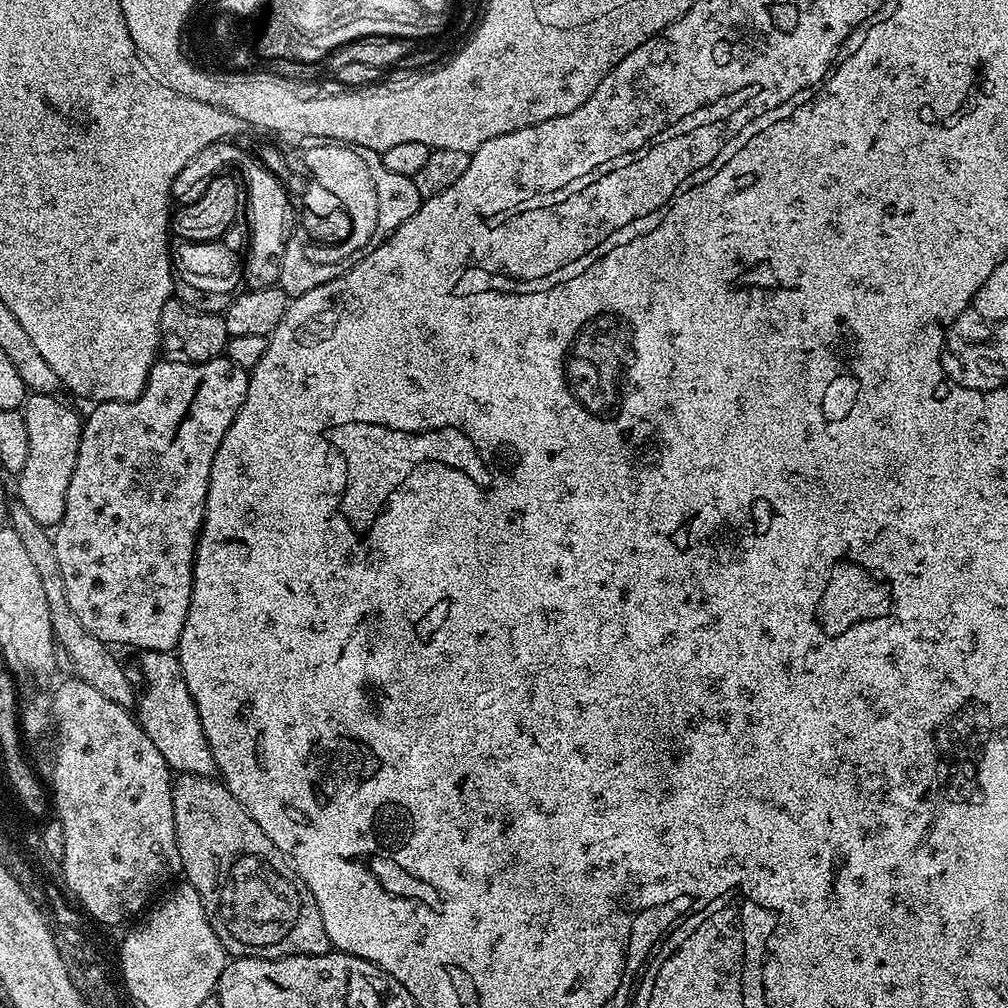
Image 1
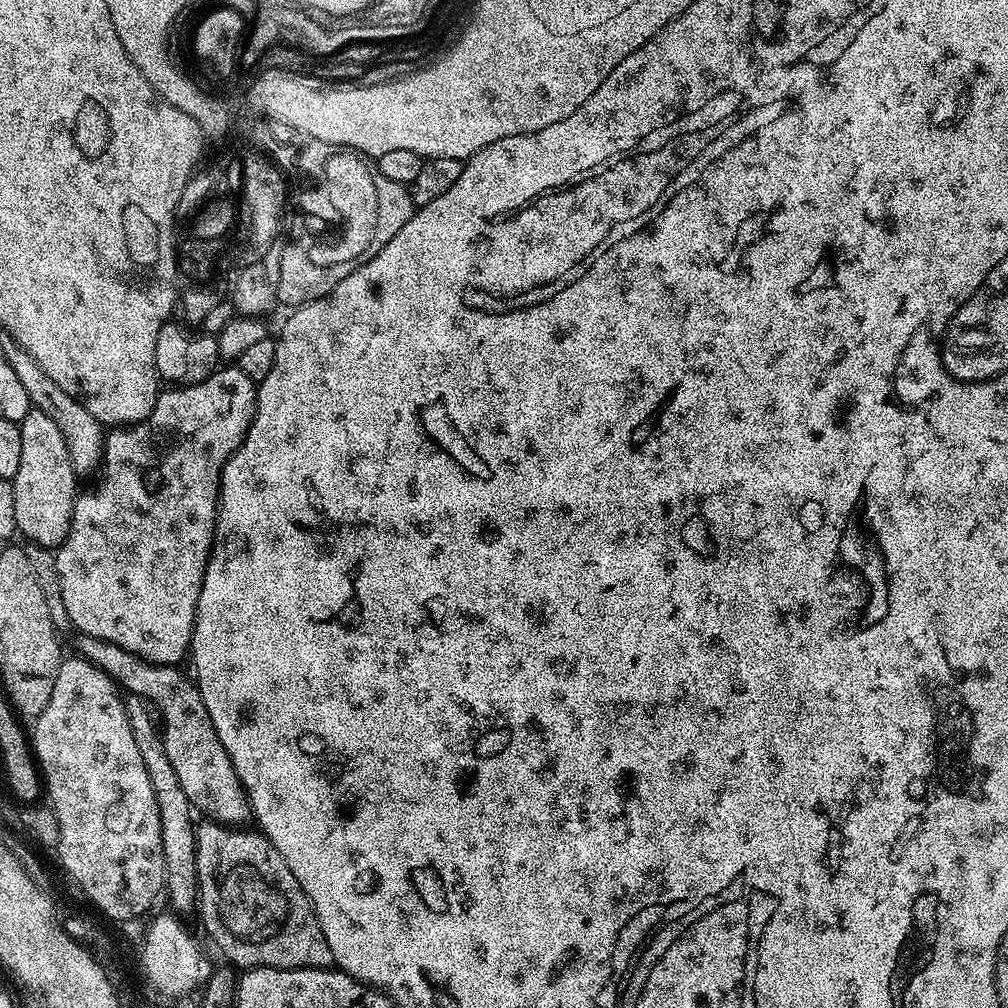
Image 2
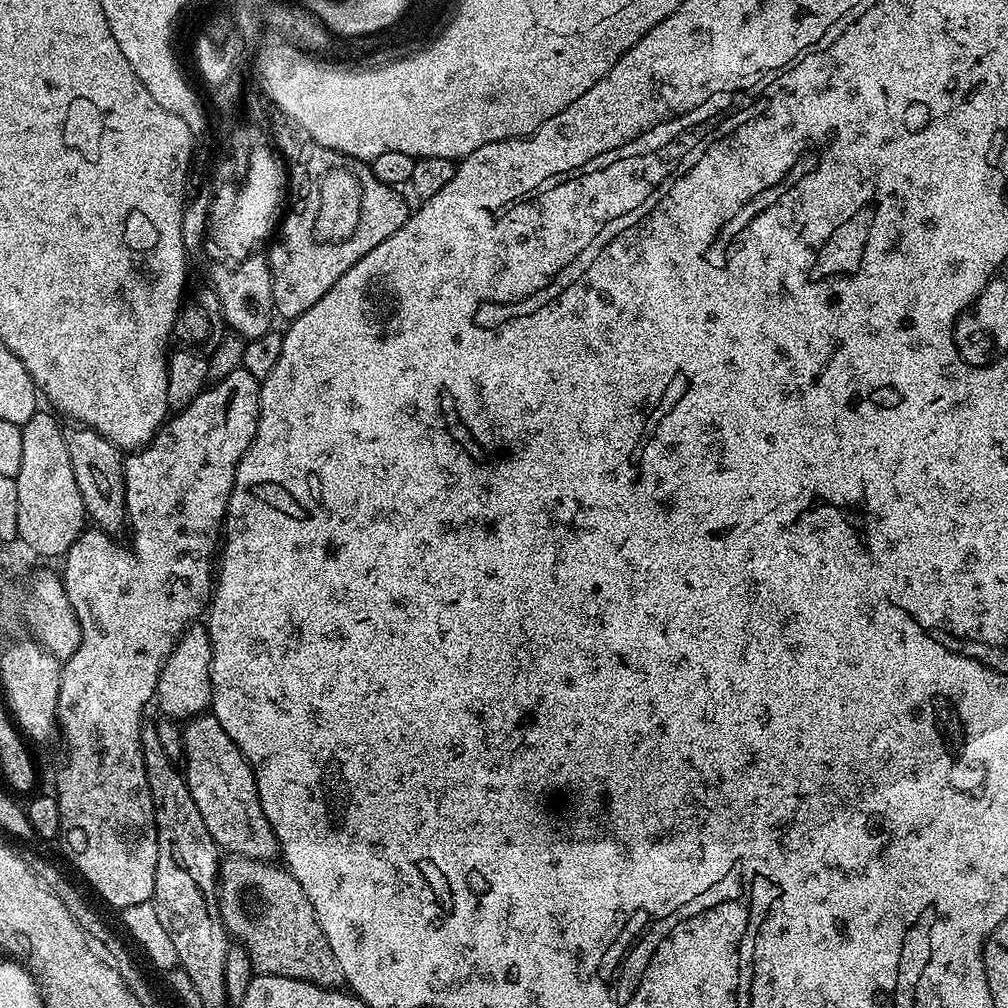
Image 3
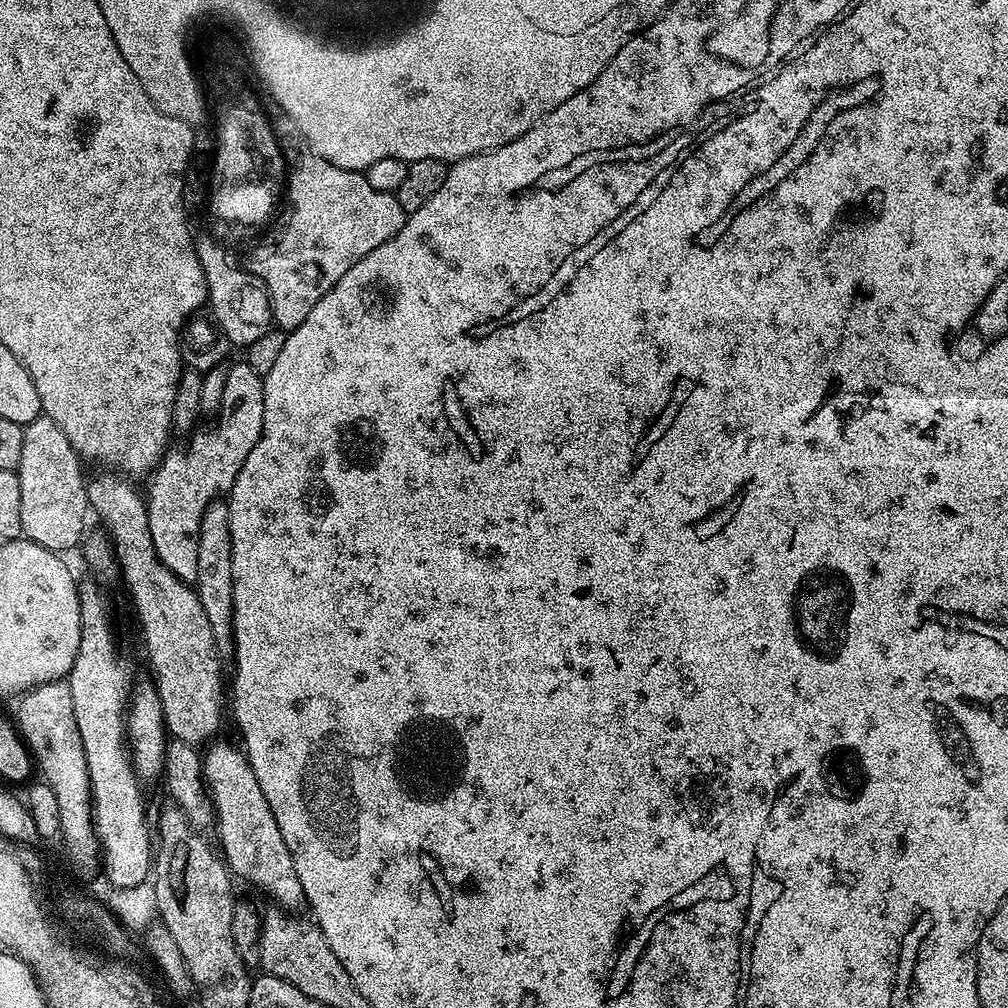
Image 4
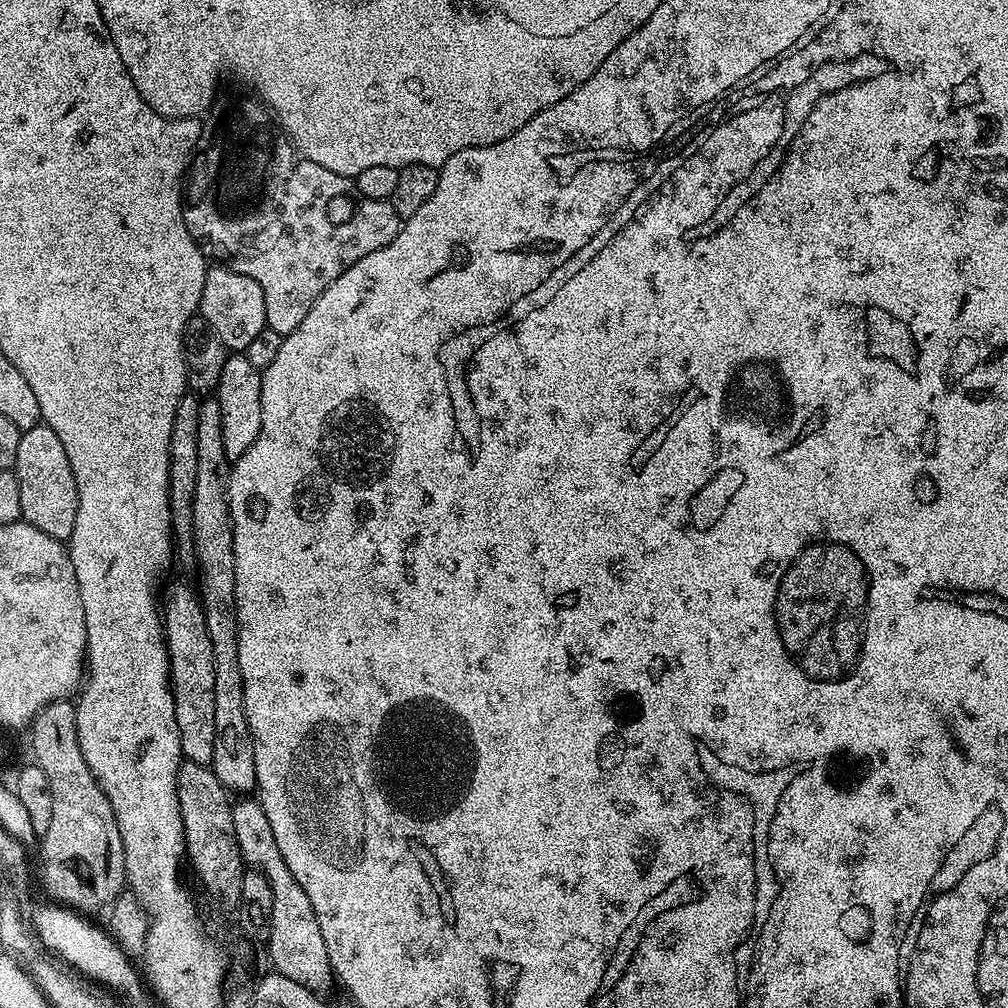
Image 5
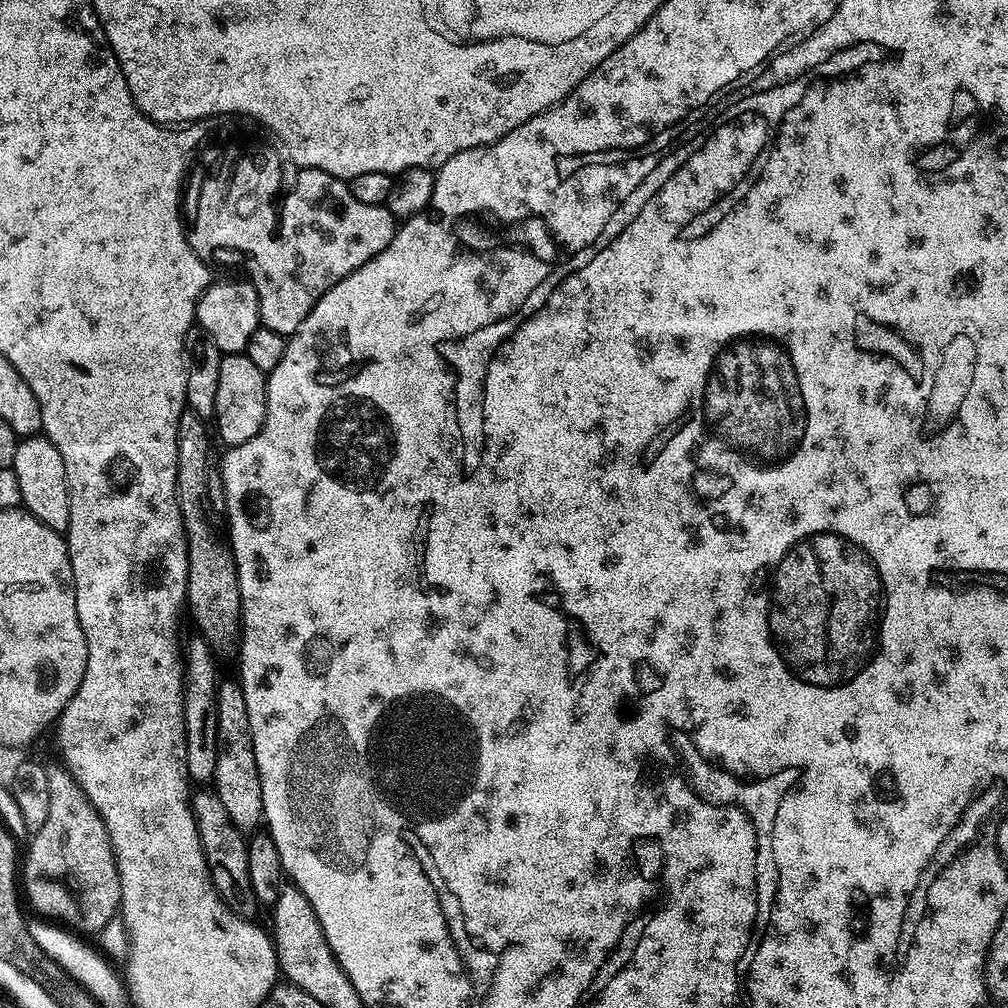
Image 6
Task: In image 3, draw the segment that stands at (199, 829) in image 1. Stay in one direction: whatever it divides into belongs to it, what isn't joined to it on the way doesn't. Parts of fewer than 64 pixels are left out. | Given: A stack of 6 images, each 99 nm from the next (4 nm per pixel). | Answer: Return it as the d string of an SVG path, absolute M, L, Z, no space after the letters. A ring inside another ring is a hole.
M229 855L220 865L218 895L224 929L250 954L259 975L308 980L323 988L344 984L342 966L338 966L338 958L318 926L314 906L287 868L276 862Z

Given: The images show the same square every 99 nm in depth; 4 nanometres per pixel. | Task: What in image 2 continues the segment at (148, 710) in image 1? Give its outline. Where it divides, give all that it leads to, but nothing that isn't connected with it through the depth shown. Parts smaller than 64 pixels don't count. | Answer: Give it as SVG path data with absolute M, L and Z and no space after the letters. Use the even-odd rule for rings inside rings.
M80 634L75 638L81 650L79 653L103 670L112 681L132 680L133 693L149 701L156 701L161 707L166 758L170 758L170 766L174 766L174 774L178 774L178 782L182 782L182 790L186 790L186 798L190 798L193 807L217 823L229 826L245 825L245 821L252 816L248 793L234 770L222 740L218 738L217 730L195 683L189 677L187 680L179 672L181 669L171 664L151 664L117 644L93 636Z

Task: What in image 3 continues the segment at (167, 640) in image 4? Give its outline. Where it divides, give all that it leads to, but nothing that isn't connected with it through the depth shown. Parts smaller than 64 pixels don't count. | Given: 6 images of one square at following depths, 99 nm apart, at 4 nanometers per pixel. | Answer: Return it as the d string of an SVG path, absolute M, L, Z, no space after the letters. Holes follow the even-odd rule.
M83 426L65 427L64 441L70 454L70 466L74 470L74 482L78 482L78 494L82 494L85 517L101 532L117 534L125 531L124 456L121 449L115 448L93 428ZM193 623L180 636L174 650L166 658L160 671L154 697L160 703L160 712L177 722L187 722L192 717L207 713L212 707L212 647L208 629L203 623Z

